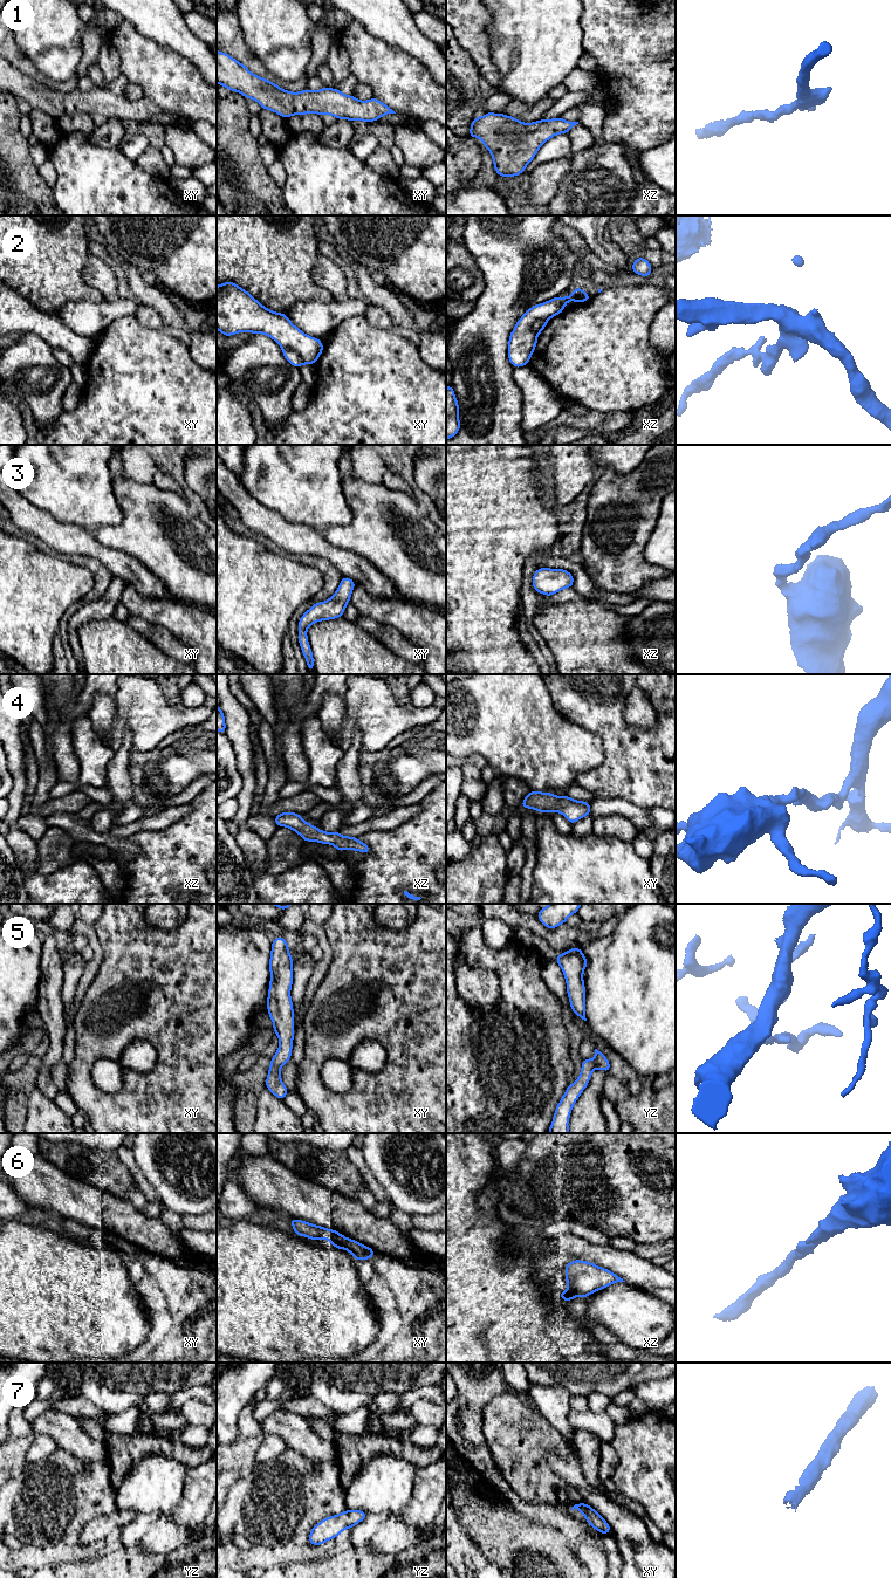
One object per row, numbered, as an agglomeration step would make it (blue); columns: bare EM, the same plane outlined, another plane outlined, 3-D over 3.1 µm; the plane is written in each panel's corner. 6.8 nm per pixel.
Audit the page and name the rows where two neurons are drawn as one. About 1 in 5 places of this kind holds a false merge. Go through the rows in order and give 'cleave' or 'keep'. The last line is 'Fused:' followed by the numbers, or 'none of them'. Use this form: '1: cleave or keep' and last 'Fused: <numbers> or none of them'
1: keep
2: cleave
3: keep
4: keep
5: keep
6: keep
7: keep
Fused: 2

